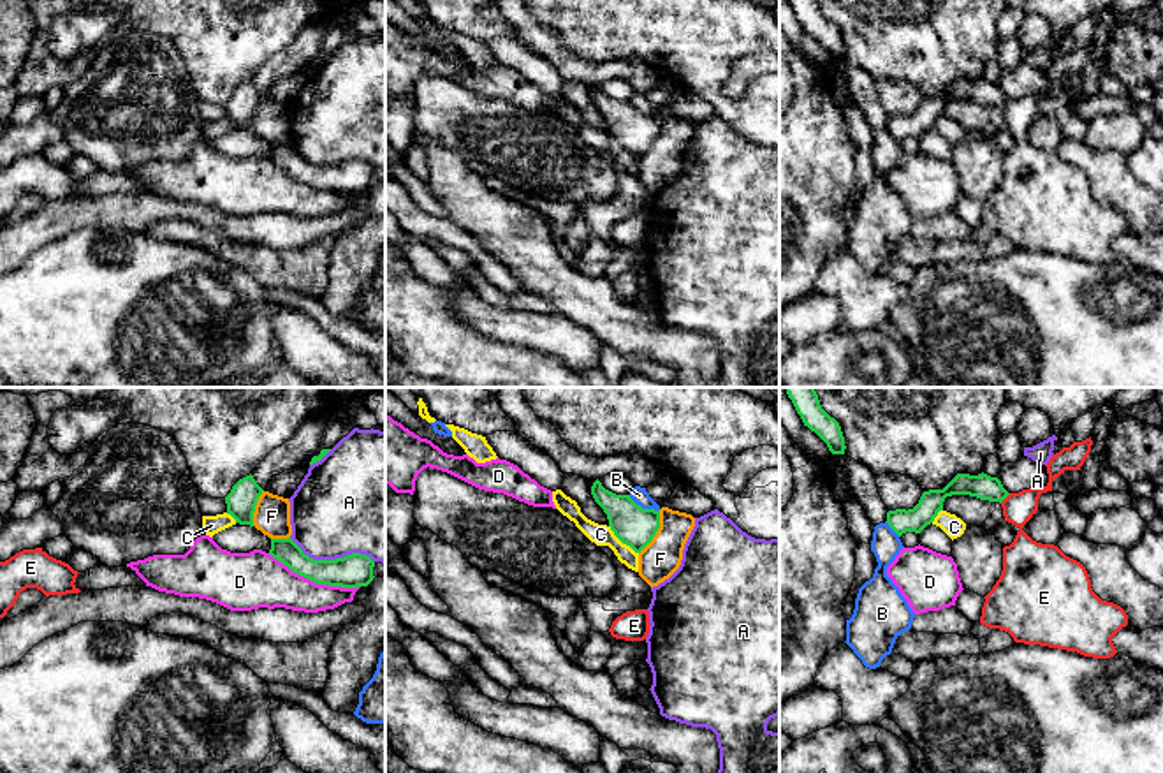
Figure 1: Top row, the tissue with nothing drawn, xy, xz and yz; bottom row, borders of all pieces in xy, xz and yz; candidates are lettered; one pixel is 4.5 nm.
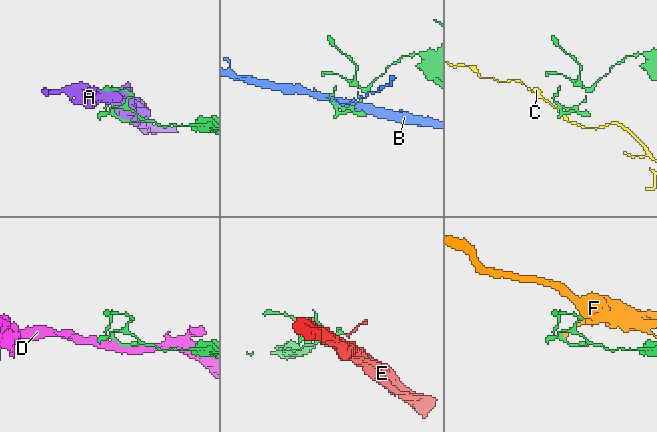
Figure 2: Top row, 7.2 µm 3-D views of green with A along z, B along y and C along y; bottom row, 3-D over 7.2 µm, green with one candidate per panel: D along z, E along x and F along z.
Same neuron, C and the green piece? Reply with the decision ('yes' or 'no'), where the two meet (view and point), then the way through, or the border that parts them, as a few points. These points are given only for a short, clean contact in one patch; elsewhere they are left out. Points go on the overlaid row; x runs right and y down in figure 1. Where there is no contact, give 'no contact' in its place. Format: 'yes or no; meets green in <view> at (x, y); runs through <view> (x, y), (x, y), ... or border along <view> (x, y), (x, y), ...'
no; meets green in xz at (621, 541); border along xz (609, 525), (637, 553)

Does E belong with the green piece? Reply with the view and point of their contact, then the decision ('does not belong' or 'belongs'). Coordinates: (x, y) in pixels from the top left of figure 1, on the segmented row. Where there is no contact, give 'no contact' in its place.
contact yz (1005, 497); does not belong

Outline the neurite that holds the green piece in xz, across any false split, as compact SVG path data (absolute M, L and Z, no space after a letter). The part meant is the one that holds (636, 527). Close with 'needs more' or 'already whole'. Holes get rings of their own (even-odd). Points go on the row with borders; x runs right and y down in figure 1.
M596 479L591 486L595 502L603 509L614 535L640 553L660 528L660 511L642 509L630 495L616 495Z | already whole

